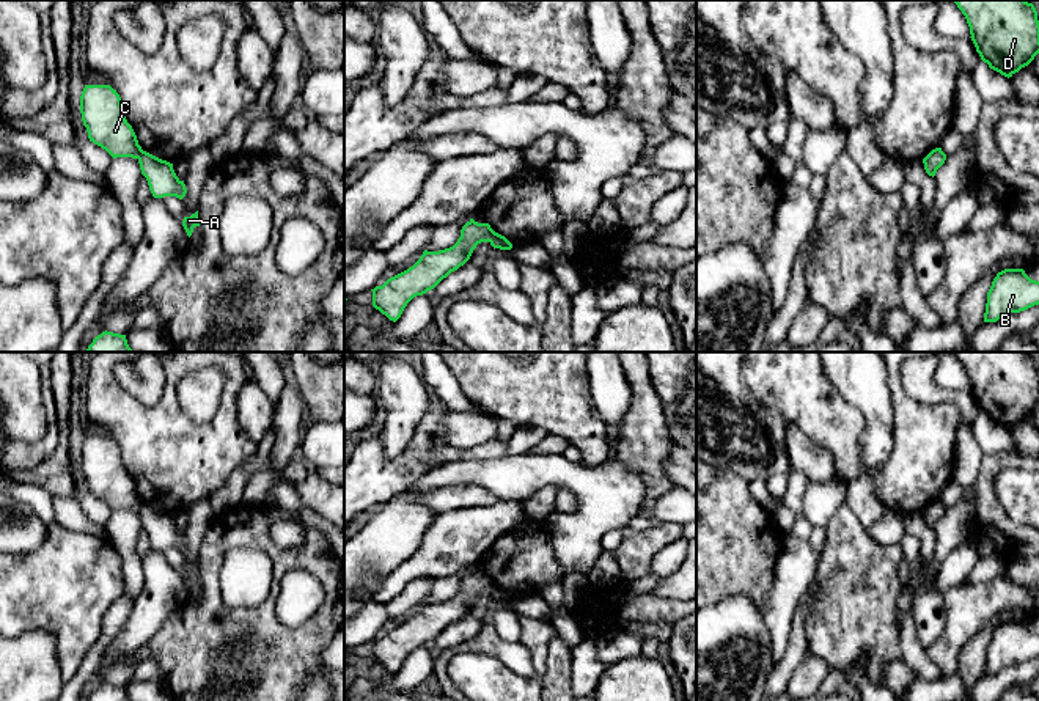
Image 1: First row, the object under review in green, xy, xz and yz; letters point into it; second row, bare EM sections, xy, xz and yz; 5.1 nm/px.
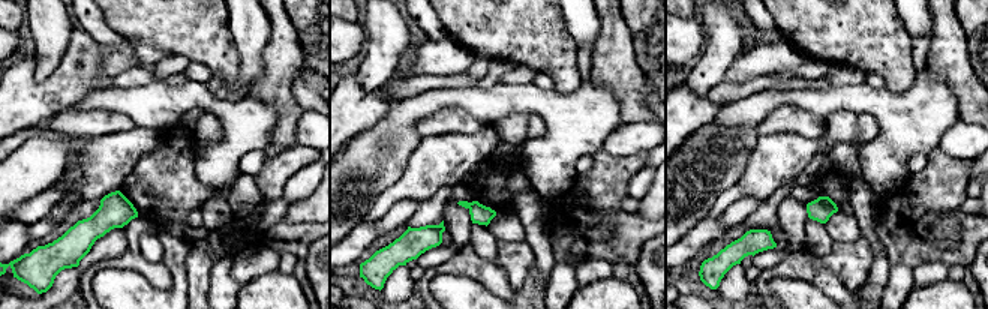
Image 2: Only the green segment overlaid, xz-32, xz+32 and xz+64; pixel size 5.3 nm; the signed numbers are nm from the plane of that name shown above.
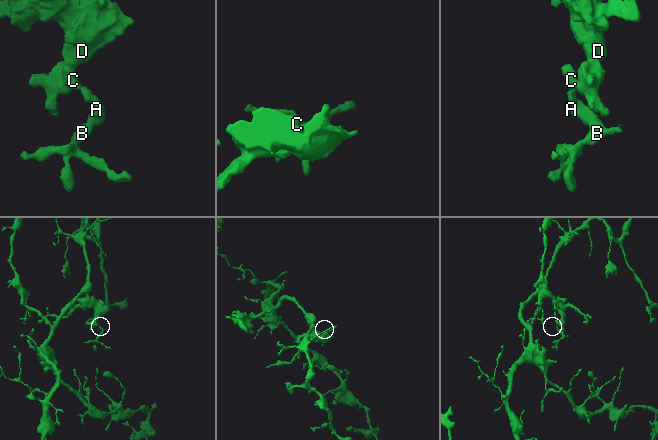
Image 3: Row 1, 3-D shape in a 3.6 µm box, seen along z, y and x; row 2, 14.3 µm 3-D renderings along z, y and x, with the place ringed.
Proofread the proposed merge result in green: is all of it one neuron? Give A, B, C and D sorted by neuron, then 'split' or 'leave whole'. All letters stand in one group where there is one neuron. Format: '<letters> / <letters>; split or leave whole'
A B / C D; split

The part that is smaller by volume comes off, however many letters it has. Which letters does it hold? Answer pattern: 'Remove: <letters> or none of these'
Remove: A, B

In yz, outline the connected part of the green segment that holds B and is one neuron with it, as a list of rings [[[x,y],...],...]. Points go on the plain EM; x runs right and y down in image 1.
[[[1004,621],[997,626],[987,644],[984,674],[997,674],[1034,657],[1039,657],[1039,633],[1031,632],[1023,621]]]

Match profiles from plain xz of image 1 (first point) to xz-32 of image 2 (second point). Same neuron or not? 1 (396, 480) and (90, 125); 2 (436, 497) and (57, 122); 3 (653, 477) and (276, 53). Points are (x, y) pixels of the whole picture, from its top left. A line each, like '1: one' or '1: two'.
1: two
2: one
3: one

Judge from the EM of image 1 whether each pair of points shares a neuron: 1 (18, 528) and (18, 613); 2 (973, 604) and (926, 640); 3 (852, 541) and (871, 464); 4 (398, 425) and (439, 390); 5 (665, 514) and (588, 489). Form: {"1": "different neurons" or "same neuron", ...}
{"1": "different neurons", "2": "different neurons", "3": "different neurons", "4": "different neurons", "5": "different neurons"}

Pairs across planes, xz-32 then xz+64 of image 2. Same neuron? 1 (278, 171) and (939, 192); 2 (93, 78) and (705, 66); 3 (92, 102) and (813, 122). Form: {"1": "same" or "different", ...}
{"1": "same", "2": "different", "3": "different"}

